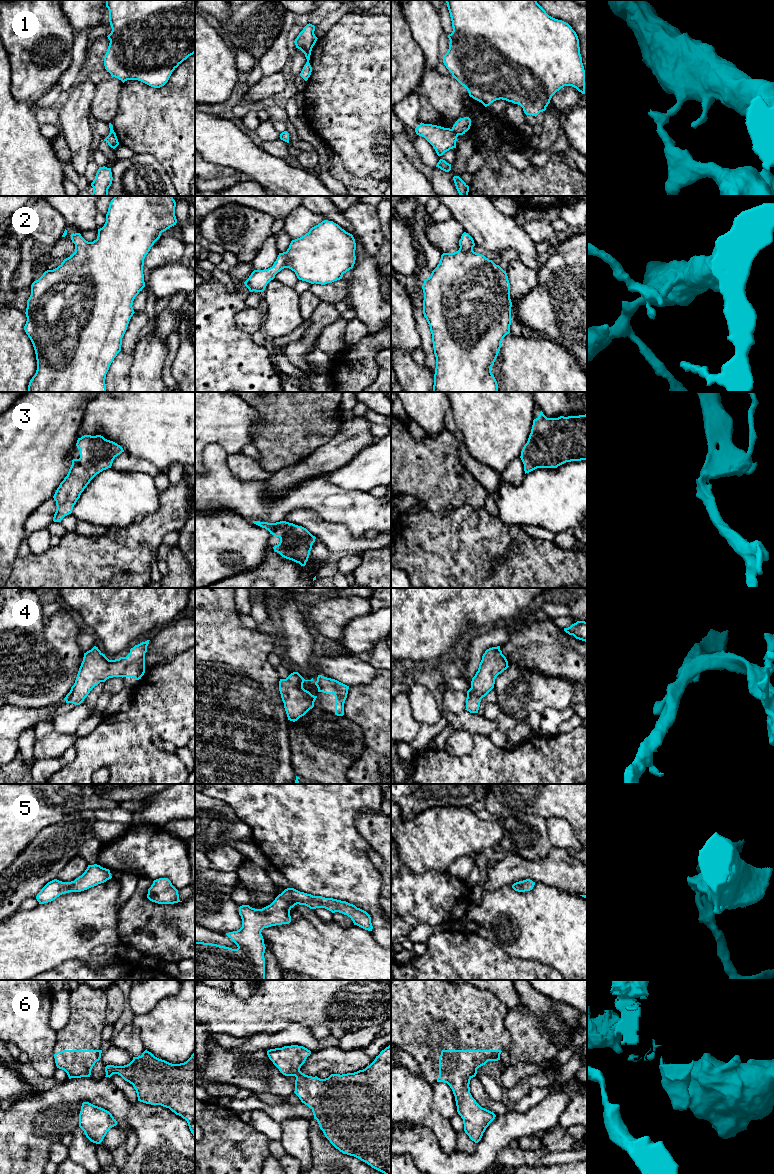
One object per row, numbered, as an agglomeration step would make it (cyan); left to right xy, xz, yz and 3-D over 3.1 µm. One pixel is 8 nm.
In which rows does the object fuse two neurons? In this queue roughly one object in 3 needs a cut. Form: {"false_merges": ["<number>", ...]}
{"false_merges": ["1"]}

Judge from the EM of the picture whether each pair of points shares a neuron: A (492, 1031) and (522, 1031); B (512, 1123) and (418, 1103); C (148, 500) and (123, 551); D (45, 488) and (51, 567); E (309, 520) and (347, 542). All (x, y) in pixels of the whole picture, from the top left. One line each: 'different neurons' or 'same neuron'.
A: different neurons
B: different neurons
C: different neurons
D: different neurons
E: same neuron

